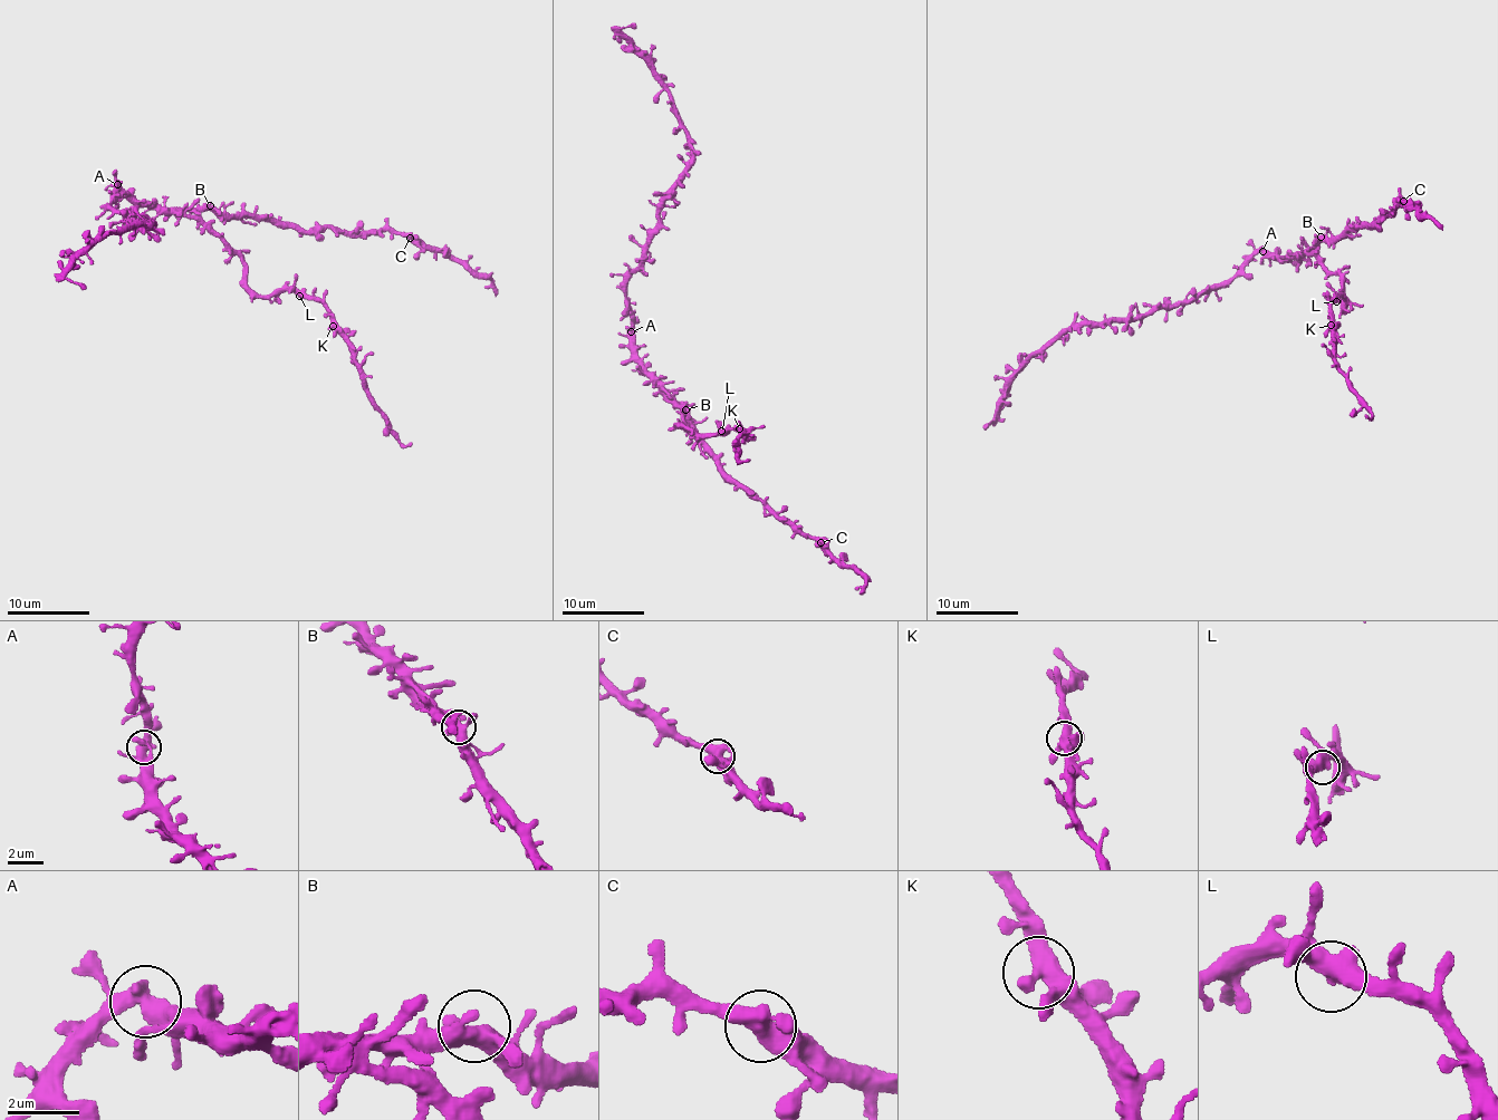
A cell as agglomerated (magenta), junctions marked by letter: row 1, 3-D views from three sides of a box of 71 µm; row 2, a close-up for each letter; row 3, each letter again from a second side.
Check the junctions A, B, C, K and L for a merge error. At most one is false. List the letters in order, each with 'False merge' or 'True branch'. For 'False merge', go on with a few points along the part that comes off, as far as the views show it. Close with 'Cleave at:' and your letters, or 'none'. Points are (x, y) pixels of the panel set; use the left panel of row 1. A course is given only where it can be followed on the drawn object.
A: False merge. Course of the part to remove: (116, 184), (115, 210), (152, 225), (109, 231), (75, 260), (66, 276), (86, 288)
B: True branch
C: True branch
K: True branch
L: True branch
Cleave at: A

